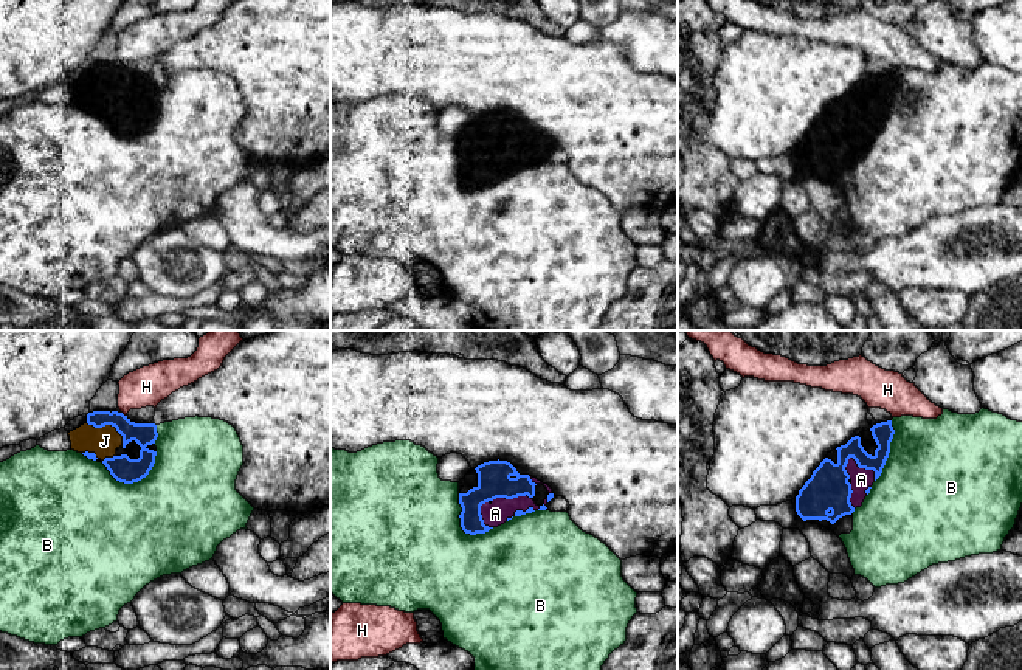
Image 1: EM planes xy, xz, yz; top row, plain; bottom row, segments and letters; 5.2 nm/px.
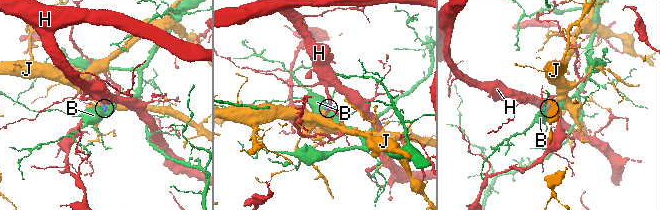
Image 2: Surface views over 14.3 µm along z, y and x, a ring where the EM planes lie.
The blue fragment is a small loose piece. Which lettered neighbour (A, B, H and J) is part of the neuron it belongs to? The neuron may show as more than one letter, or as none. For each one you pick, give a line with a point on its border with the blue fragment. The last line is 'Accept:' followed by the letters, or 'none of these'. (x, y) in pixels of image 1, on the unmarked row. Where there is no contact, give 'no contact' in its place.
A: meets blue in yz at (864, 120)
J: meets blue in xy at (110, 76)
Accept: A, J

